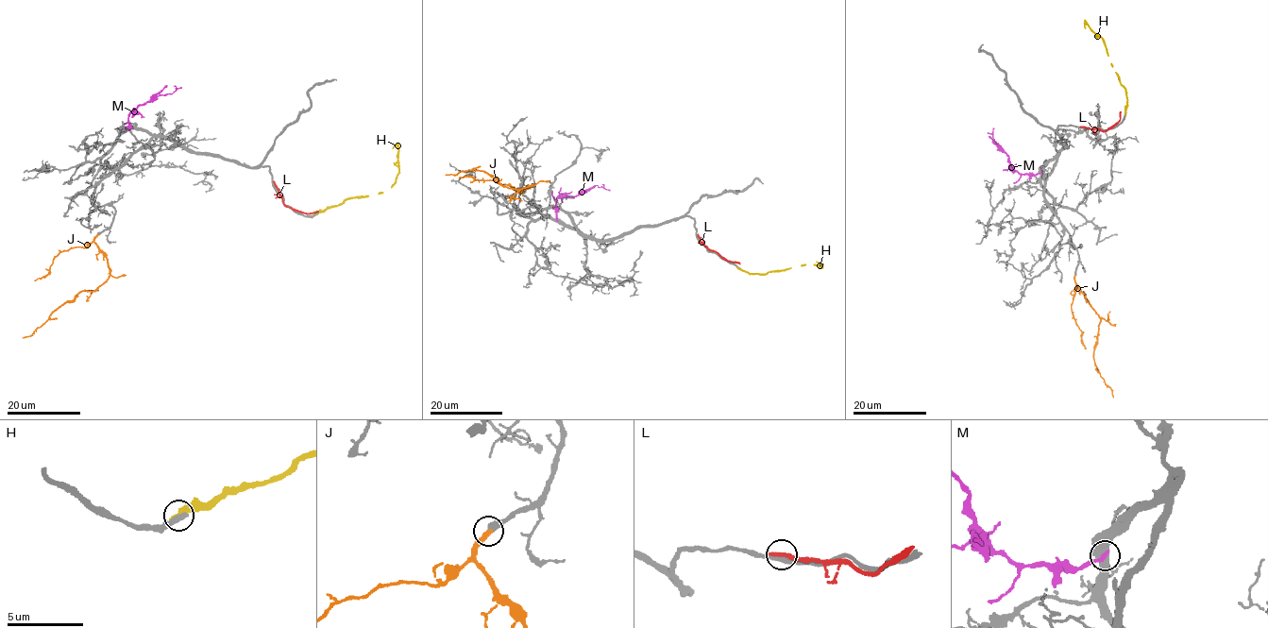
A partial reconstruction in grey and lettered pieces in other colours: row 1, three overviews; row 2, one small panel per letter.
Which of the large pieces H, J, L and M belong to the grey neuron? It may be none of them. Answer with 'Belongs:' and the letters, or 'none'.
Belongs: J

